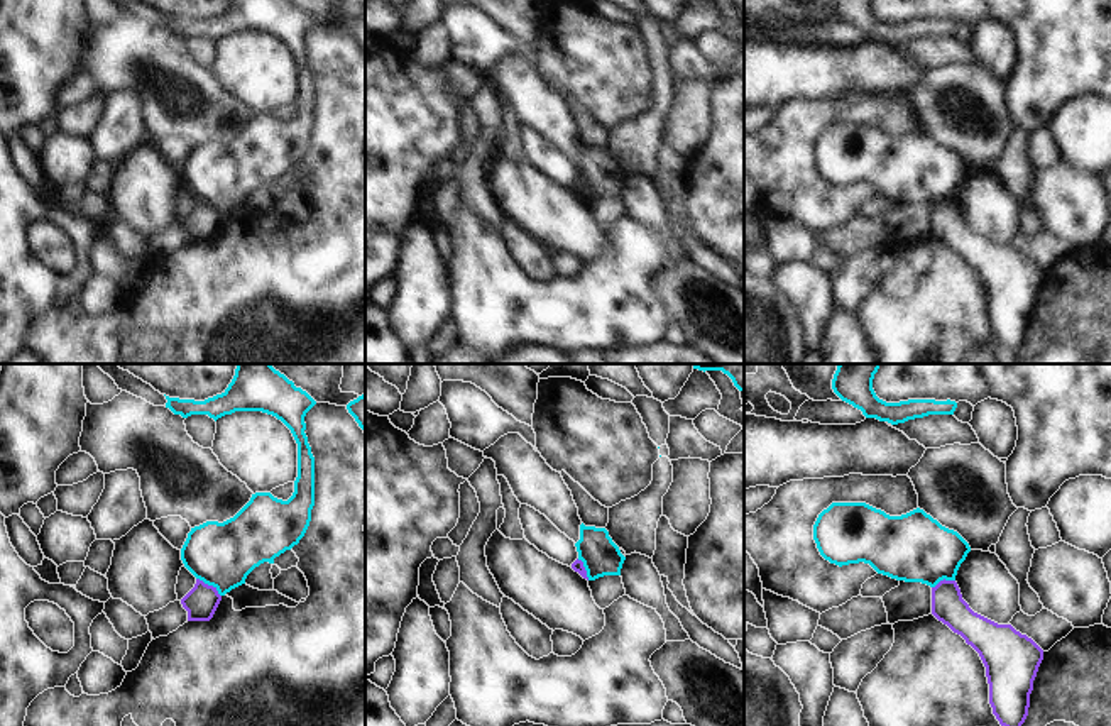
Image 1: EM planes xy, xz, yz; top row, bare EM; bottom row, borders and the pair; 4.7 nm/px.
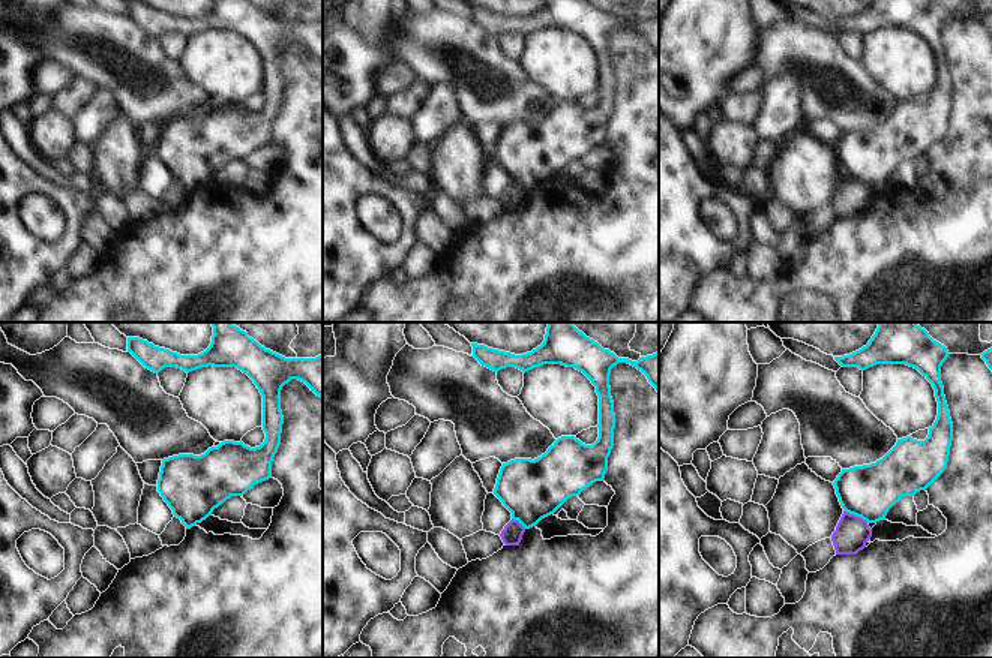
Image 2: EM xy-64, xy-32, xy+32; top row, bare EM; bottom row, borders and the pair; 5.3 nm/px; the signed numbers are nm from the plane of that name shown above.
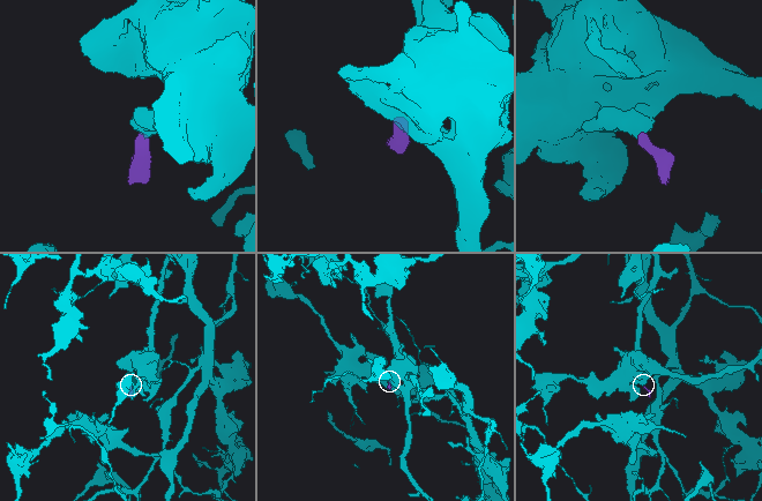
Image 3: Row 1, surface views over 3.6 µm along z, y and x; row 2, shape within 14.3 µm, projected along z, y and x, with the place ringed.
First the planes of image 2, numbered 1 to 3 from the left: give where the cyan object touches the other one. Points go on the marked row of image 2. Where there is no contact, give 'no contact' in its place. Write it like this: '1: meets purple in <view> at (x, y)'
1: no contact
2: meets purple in xy-32 at (518, 522)
3: meets purple in xy+32 at (856, 516)

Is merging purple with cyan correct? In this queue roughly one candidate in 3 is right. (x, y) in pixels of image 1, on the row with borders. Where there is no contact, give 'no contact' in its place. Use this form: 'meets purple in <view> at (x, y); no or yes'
meets purple in xy at (210, 586); no

